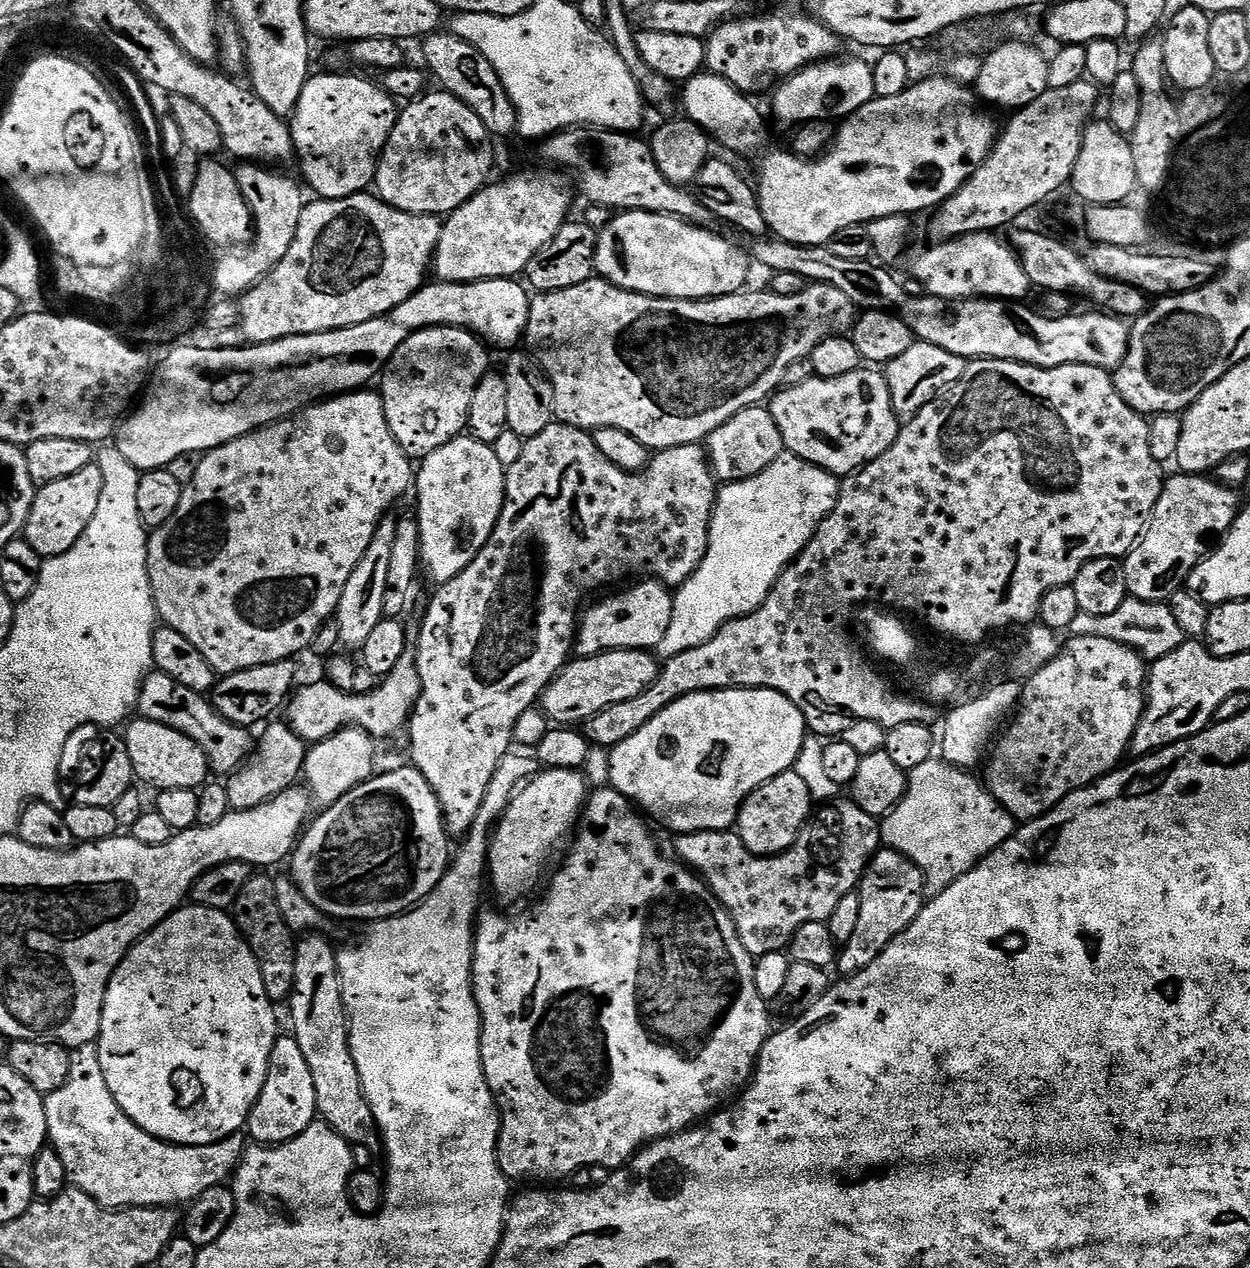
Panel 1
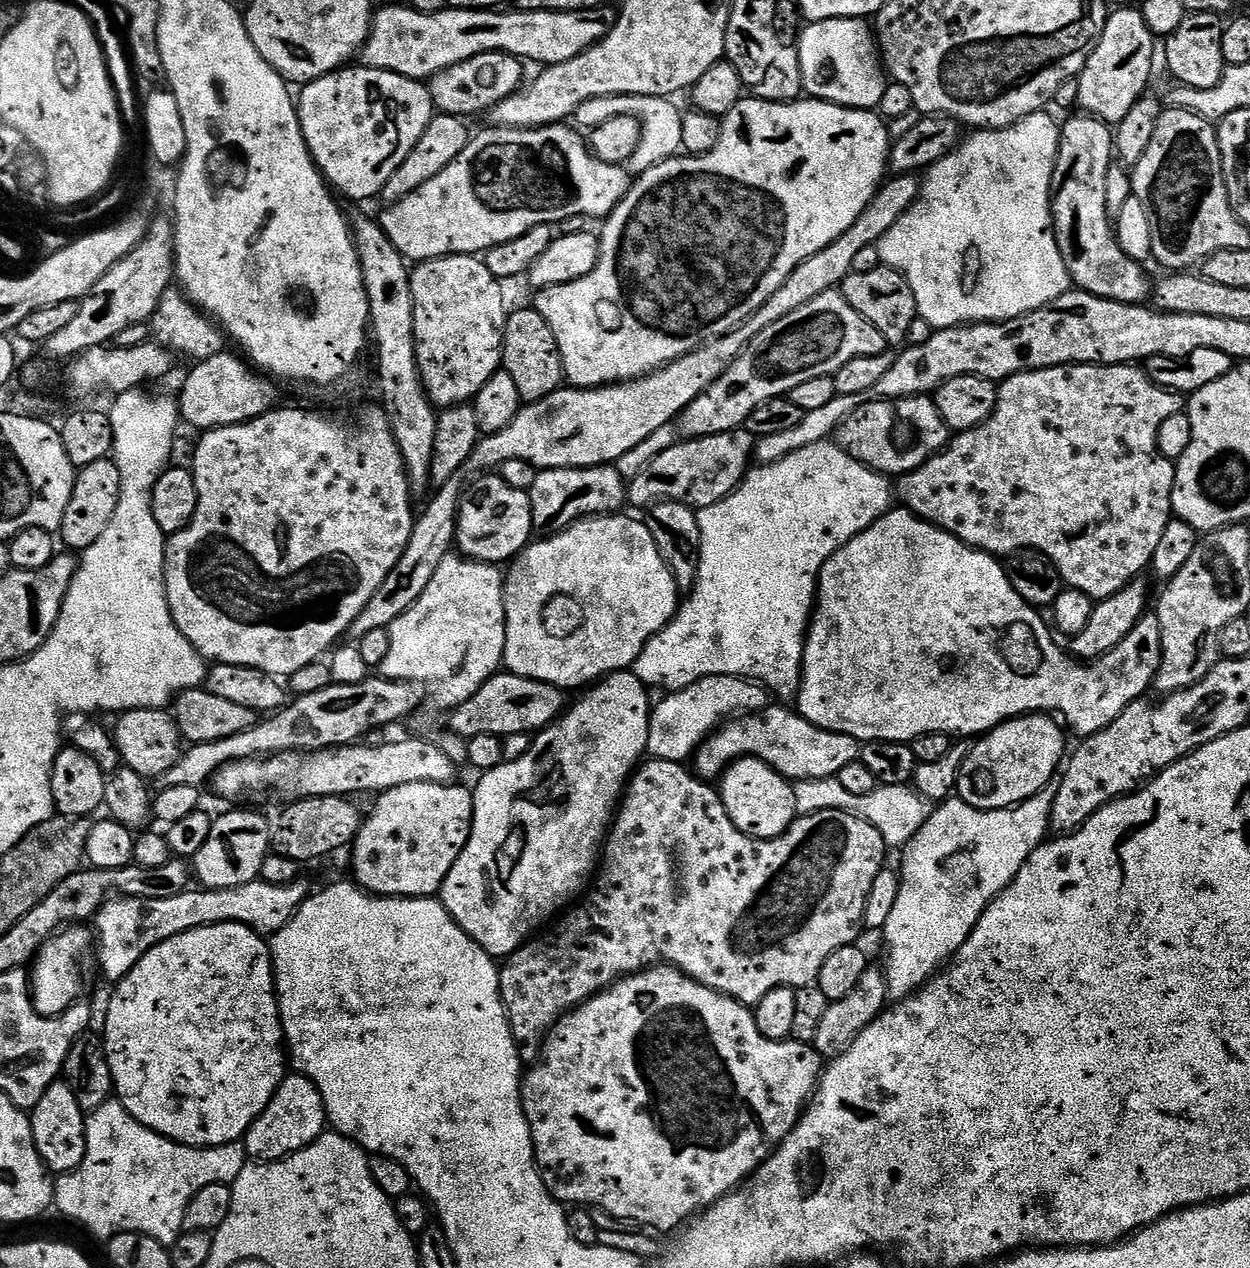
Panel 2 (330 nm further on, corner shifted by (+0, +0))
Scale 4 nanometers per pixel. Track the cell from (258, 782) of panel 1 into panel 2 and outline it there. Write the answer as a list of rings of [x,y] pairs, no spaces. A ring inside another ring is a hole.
[[[224,812],[213,819],[210,838],[202,850],[191,857],[194,876],[200,879],[200,888],[226,890],[234,886],[246,886],[260,879],[260,871],[272,848],[273,825],[260,812]]]

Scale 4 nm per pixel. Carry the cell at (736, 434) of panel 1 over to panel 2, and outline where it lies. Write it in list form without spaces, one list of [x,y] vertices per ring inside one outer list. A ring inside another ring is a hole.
[[[744,426],[713,436],[681,439],[662,450],[637,476],[631,477],[626,488],[627,503],[644,510],[662,500],[673,500],[693,510],[714,506],[725,500],[748,475],[756,442],[757,437],[751,436]]]

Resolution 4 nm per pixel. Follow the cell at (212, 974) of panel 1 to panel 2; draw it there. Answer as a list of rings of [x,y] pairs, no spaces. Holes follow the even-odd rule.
[[[215,924],[214,926],[202,926],[194,930],[186,930],[182,934],[178,934],[174,938],[170,938],[166,942],[162,942],[158,946],[154,946],[154,950],[150,950],[138,962],[138,966],[134,966],[134,970],[130,970],[130,974],[126,974],[126,978],[122,978],[115,985],[116,993],[112,996],[112,1001],[108,1004],[108,1013],[104,1016],[104,1032],[102,1031],[102,1039],[104,1041],[104,1053],[110,1062],[110,1070],[112,1071],[112,1086],[115,1095],[120,1101],[120,1105],[128,1111],[138,1122],[142,1122],[150,1130],[154,1130],[158,1134],[162,1134],[167,1140],[173,1140],[179,1144],[185,1144],[191,1148],[221,1148],[223,1144],[235,1144],[247,1133],[248,1127],[254,1123],[257,1118],[266,1110],[266,1106],[274,1098],[276,1087],[286,1075],[286,1041],[284,1038],[284,1027],[280,1024],[280,1007],[276,1001],[276,978],[272,974],[272,949],[269,941],[261,936],[259,932],[250,930],[241,924]]]

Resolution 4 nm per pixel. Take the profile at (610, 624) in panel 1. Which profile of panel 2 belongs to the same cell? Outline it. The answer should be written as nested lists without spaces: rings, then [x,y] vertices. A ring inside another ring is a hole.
[[[605,514],[575,520],[564,531],[529,543],[507,565],[504,577],[506,650],[503,667],[511,675],[546,682],[565,690],[595,685],[613,672],[631,669],[646,642],[672,621],[678,611],[674,574],[670,566],[666,566],[647,523],[624,515]]]

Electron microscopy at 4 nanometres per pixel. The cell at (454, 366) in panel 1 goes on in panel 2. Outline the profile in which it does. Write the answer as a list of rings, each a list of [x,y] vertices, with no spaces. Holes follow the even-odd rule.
[[[479,255],[475,256],[439,256],[433,260],[421,260],[411,269],[412,289],[414,290],[414,338],[416,339],[416,358],[421,382],[424,384],[424,393],[437,409],[452,408],[456,404],[467,404],[475,401],[476,396],[490,382],[495,372],[501,371],[504,359],[504,327],[509,313],[504,312],[505,285],[496,279],[494,274],[484,265]]]

